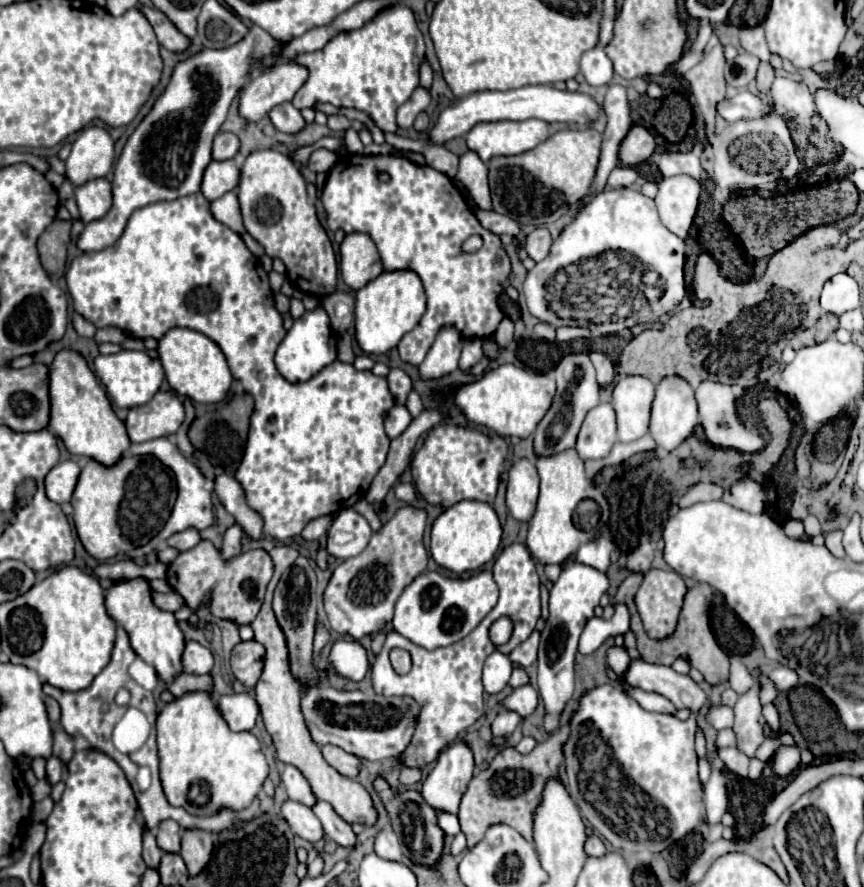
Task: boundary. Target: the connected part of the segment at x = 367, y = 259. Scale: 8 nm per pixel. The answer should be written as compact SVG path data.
M350 233L340 245L340 275L344 283L358 291L384 271L374 241L364 233Z

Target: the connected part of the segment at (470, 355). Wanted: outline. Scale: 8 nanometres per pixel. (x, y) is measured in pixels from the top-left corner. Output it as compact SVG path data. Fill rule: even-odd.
M466 339L462 355L460 355L460 361L458 361L458 367L462 371L468 371L480 359L482 359L482 339Z

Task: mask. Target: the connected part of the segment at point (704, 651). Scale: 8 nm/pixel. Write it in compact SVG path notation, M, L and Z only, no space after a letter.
M628 575L620 587L618 587L618 593L614 597L616 603L624 603L630 611L630 629L632 633L636 635L636 643L638 643L638 651L642 655L644 661L648 663L660 663L660 665L672 665L680 655L688 655L690 657L690 665L696 667L706 683L710 685L720 685L724 681L728 681L728 655L720 649L720 645L716 643L712 631L710 631L710 625L708 625L708 605L712 601L712 587L708 587L706 583L700 583L692 589L688 589L686 593L686 599L684 599L684 607L682 607L682 613L680 613L680 621L678 621L678 627L674 631L674 635L662 639L662 641L654 641L650 639L644 629L642 629L642 623L640 623L640 615L636 611L636 605L634 605L634 593L640 585L642 577L640 575Z

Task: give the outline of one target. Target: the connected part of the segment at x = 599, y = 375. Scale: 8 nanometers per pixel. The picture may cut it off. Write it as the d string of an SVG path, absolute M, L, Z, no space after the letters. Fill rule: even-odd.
M590 353L590 359L596 367L596 381L600 385L600 389L606 389L608 385L614 383L614 365L610 363L610 359L604 353Z

